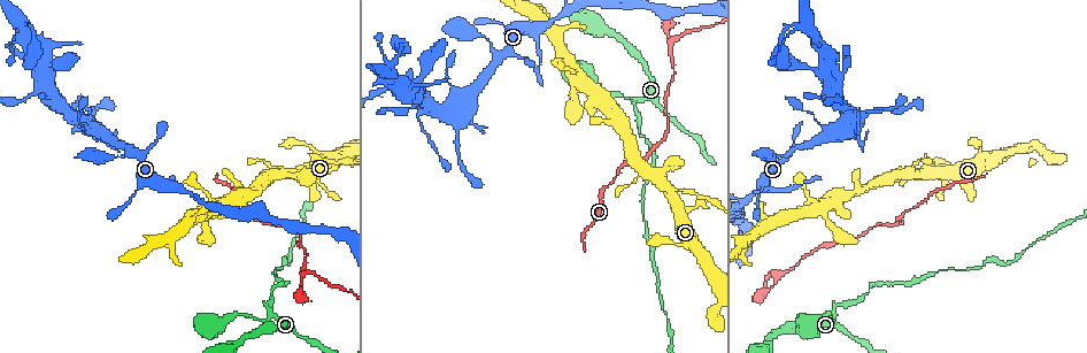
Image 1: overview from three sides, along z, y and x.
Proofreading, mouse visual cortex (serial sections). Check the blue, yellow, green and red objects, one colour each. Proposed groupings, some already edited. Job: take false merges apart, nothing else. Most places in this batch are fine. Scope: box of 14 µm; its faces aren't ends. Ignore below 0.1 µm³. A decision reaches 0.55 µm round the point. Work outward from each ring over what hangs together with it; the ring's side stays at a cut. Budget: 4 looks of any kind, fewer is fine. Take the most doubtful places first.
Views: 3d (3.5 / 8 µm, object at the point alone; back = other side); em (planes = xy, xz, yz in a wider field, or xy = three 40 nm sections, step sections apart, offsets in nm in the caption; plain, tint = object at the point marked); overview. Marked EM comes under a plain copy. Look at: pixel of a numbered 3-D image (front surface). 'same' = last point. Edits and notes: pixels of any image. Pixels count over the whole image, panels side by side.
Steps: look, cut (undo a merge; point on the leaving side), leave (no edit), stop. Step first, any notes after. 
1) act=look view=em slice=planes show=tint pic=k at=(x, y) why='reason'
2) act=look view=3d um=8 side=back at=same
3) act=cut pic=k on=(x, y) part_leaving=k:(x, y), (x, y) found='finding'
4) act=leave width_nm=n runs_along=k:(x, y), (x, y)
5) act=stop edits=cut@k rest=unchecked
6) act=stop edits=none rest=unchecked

act=look view=3d um=8 pic=1 at=(632, 104) why='three-way junction'

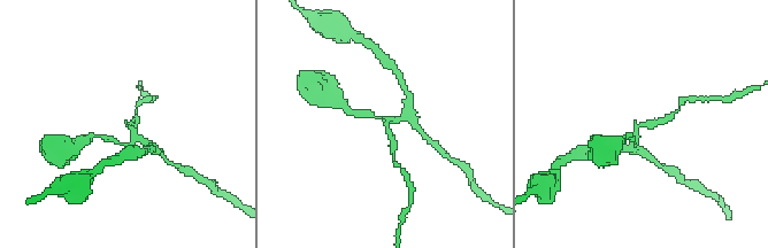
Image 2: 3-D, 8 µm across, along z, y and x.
act=look view=em slice=planes show=tint pic=2 at=(128, 123) arms=3 arm_widths_nm=200,200,250 why='need the tissue'

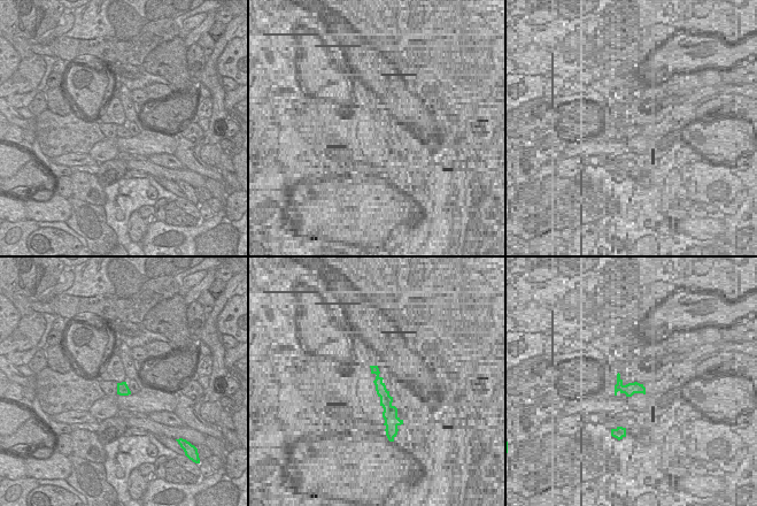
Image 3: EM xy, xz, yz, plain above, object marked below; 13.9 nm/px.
act=leave runs_along=2:(631, 147), (640, 125), (672, 116) found='continuous, no second cell'

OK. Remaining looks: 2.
act=look view=3d um=3.5 side=back pic=1 at=(776, 275)

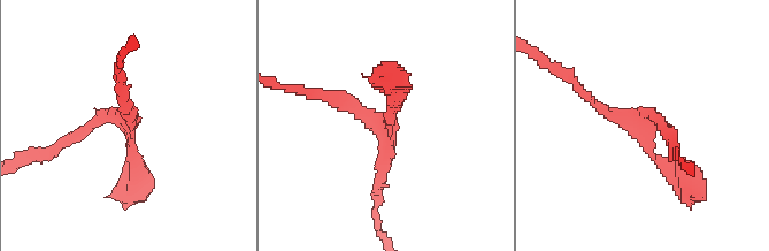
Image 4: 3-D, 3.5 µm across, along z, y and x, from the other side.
act=look view=em slice=planes show=tint pic=4 at=(388, 131) why='now the EM'

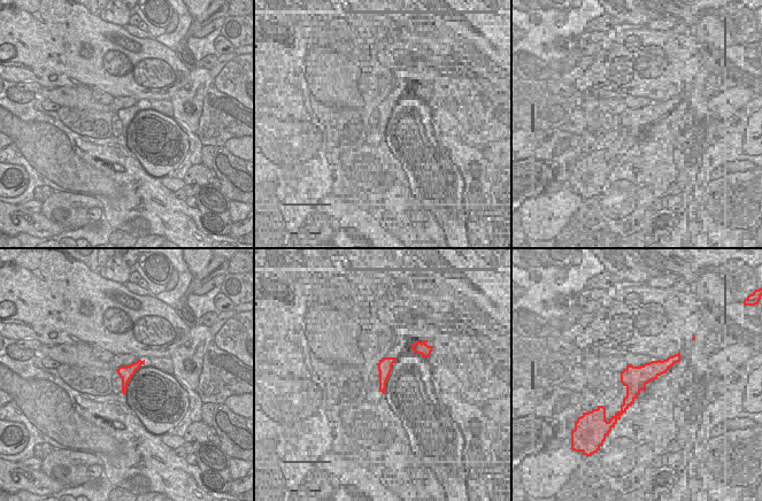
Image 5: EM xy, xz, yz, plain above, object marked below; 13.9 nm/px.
act=leave runs_along=4:(376, 192), (394, 86) found='continuous, no second cell'

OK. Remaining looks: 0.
act=stop edits=none rest=unchecked

